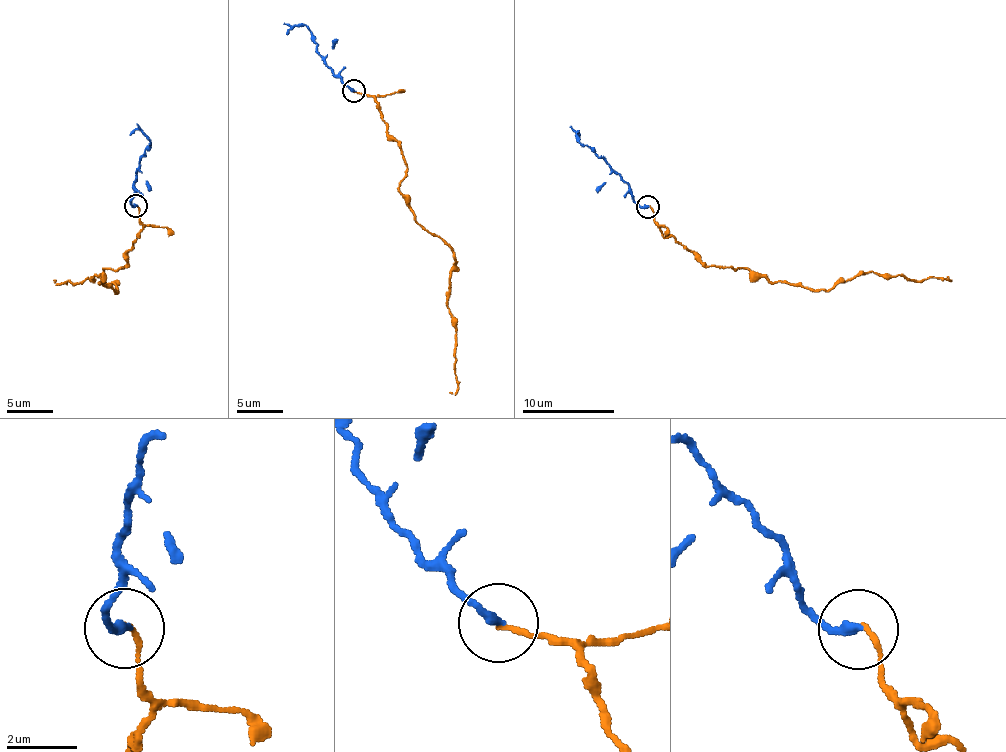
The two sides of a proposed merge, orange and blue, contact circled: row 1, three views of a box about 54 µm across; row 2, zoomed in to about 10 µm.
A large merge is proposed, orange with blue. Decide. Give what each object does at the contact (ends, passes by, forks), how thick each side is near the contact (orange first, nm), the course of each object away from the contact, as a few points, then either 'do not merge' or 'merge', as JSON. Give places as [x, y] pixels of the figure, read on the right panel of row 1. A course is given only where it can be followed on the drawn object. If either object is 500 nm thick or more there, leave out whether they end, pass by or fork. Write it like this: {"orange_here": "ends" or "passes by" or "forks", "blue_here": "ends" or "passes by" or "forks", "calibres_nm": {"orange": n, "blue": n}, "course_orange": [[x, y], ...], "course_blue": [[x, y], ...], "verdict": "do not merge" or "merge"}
{"orange_here": "ends", "blue_here": "ends", "calibres_nm": {"orange": 130, "blue": 260}, "course_orange": [[650, 205], [659, 230], [703, 263], [748, 268], [775, 282], [826, 291], [867, 273], [910, 280], [948, 276]], "course_blue": [[648, 207], [634, 200], [628, 184], [603, 158], [581, 142], [577, 131], [578, 138]], "verdict": "merge"}

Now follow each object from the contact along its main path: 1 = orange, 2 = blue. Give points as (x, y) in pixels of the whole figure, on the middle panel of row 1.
1: (353, 93), (376, 97), (408, 168), (400, 193), (453, 256), (448, 300), (457, 379), (450, 393)
2: (354, 90), (333, 74), (317, 49), (311, 31), (305, 26), (289, 29), (287, 33)

